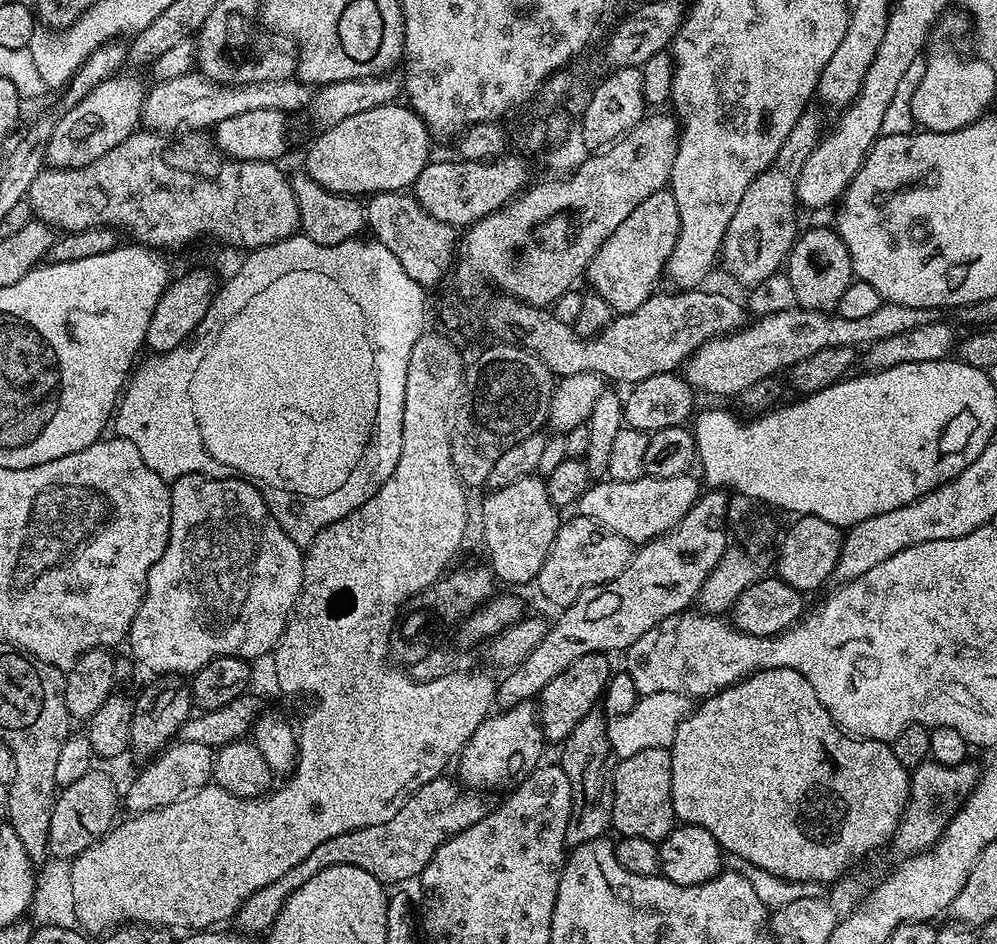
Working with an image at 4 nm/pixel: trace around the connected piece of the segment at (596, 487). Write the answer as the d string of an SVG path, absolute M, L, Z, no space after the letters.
M689 474L678 478L654 478L642 475L636 481L614 481L601 479L588 485L582 498L574 506L579 515L590 518L606 530L614 530L614 534L622 534L622 538L631 540L633 545L647 544L657 536L663 536L694 506L694 502L702 495L702 484L695 475Z

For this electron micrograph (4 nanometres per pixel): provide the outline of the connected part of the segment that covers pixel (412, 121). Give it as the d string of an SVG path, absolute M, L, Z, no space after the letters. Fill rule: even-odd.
M400 102L374 106L374 110L353 114L351 118L338 122L338 126L323 129L319 135L308 148L308 157L302 164L303 171L307 172L310 178L314 178L318 186L357 198L377 192L402 192L411 189L418 174L422 174L422 170L430 163L428 151L431 150L432 144L434 145L433 137L428 135L428 128L419 114Z

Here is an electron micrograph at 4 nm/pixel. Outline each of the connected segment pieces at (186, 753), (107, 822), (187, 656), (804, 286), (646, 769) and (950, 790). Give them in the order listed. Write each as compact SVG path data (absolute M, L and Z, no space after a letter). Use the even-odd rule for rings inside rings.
M180 740L173 742L163 749L136 777L128 788L128 793L123 793L122 804L129 809L129 813L153 812L162 806L170 806L170 802L178 802L191 792L200 788L209 787L213 783L212 762L213 749L207 748L202 742L186 742Z
M93 770L82 774L78 782L63 785L56 797L56 805L52 808L50 832L48 834L48 850L53 857L61 856L65 862L82 854L91 844L97 844L113 827L118 808L118 792L116 784L104 772Z
M200 473L186 474L182 478L171 481L172 489L172 513L170 514L170 538L166 542L166 550L148 575L144 600L140 603L138 614L130 626L126 637L126 645L132 653L131 659L137 665L149 668L152 674L195 674L206 662L210 662L219 656L237 656L240 660L256 662L259 656L264 656L275 649L276 644L282 638L282 634L288 625L288 618L296 607L296 599L302 590L302 578L304 577L304 552L278 526L274 514L266 506L262 494L257 490L255 483L233 478L230 480L218 480L215 476L202 476Z
M816 226L809 232L801 231L788 254L786 271L790 286L794 286L797 305L809 312L832 312L839 306L839 299L854 281L852 263L842 238L828 226Z
M655 748L630 754L612 770L614 810L612 828L620 836L661 841L672 833L678 821L672 805L672 754L669 749Z
M925 762L910 772L910 795L904 808L904 816L894 837L894 845L901 852L900 856L907 858L940 841L940 836L946 830L954 814L964 805L966 798L980 781L981 769L975 768L972 762L958 766L942 766L935 762Z

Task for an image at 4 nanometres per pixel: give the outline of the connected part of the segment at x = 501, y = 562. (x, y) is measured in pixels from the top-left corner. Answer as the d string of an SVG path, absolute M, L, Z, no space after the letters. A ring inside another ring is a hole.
M539 475L523 476L518 482L510 482L510 486L493 488L487 493L484 505L480 508L480 524L484 527L484 548L488 551L487 563L495 579L504 584L529 584L535 581L542 570L542 562L546 562L546 554L550 554L550 546L558 534L562 523L561 509L556 507L552 496L546 494L544 480Z

